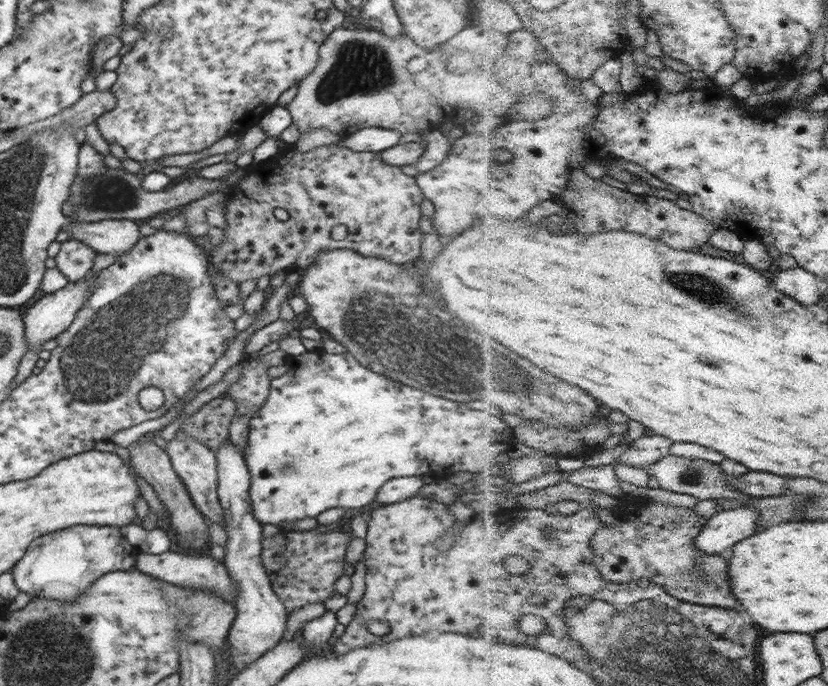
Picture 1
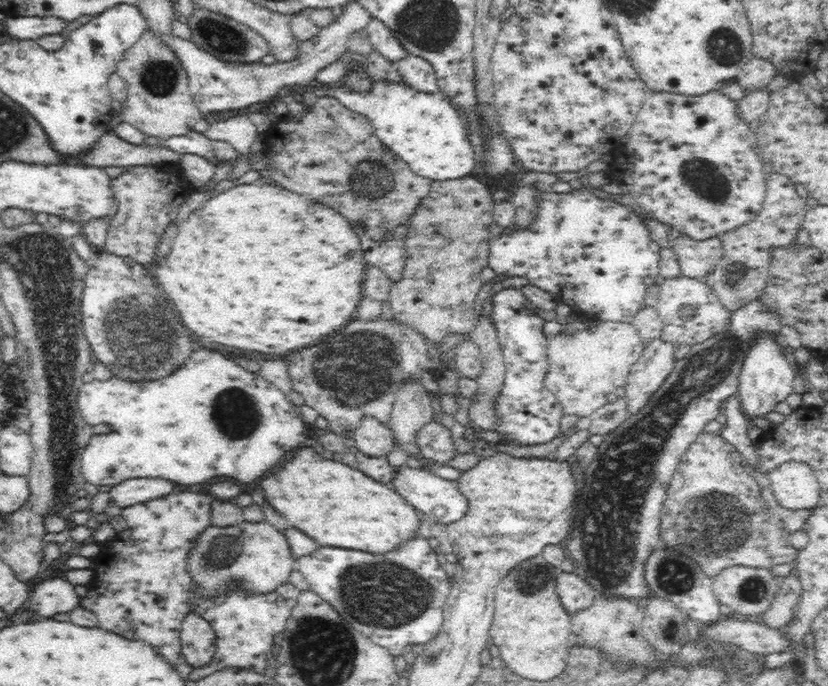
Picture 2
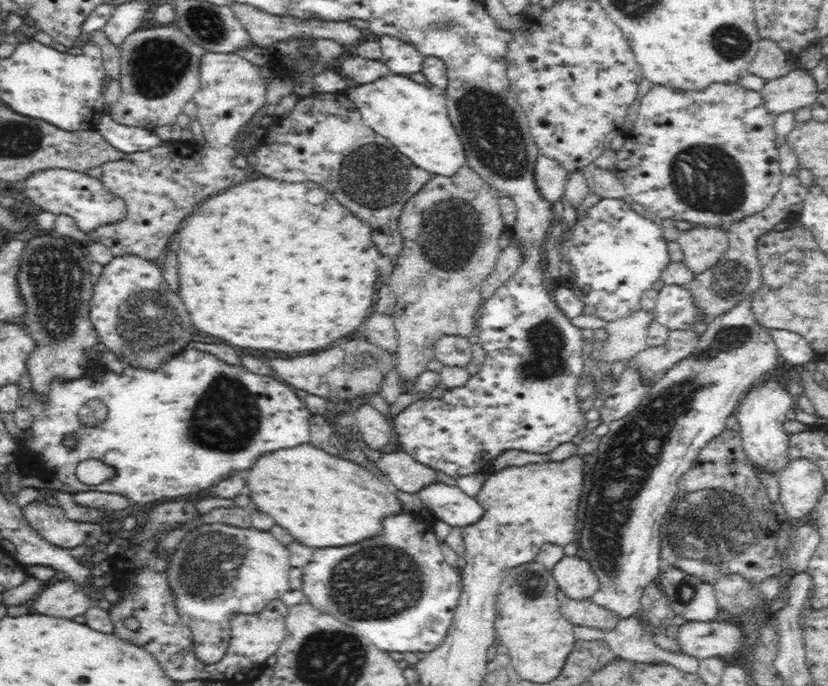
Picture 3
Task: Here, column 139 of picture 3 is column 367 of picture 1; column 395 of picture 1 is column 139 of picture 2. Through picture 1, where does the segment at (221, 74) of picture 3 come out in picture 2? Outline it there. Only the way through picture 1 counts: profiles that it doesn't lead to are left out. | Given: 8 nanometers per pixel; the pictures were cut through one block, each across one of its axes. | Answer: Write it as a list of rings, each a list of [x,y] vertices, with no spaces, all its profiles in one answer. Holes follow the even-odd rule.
[[[158,163],[129,167],[126,172],[111,179],[111,187],[118,210],[109,220],[103,252],[130,257],[144,266],[151,266],[161,253],[160,237],[176,219],[182,202],[193,192],[211,189],[212,181],[194,187],[184,178],[179,164]]]

